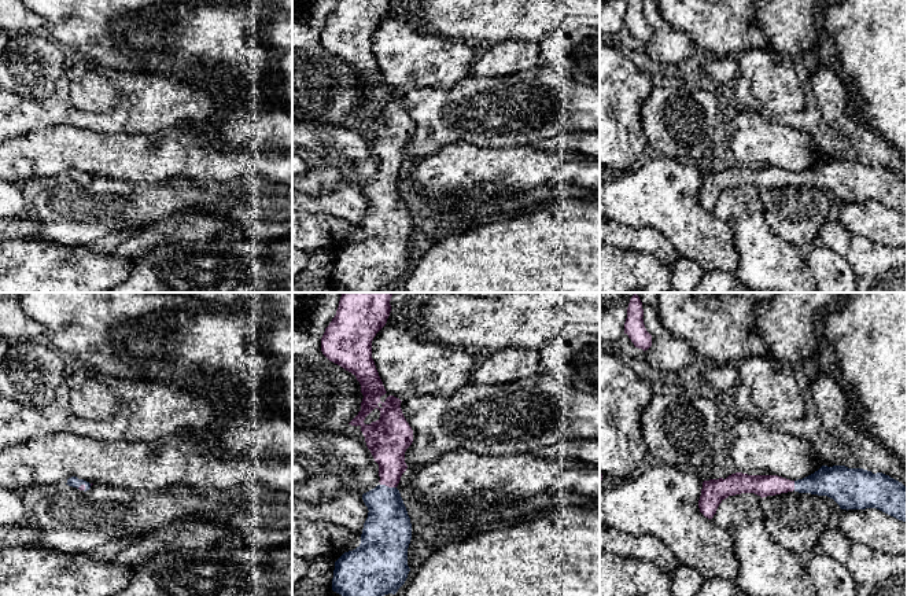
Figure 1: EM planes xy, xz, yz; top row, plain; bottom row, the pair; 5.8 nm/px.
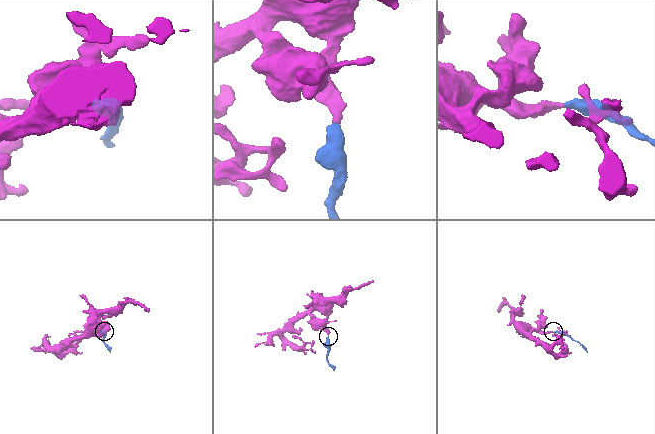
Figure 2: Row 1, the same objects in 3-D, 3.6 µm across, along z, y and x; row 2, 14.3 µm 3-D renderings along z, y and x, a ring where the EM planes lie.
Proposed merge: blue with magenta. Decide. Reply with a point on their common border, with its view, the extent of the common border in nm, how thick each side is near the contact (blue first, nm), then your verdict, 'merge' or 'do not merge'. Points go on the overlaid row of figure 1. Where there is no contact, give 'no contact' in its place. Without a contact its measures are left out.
xz (389, 488) | 100 nm | 280/220 nm | merge

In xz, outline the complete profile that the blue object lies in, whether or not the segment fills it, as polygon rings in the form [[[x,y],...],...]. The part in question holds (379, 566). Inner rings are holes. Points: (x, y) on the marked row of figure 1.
[[[343,293],[336,314],[321,338],[322,354],[329,361],[351,372],[361,385],[364,396],[361,411],[349,424],[361,427],[366,446],[379,464],[380,477],[380,483],[362,494],[369,512],[364,523],[361,544],[355,549],[344,552],[335,562],[332,591],[342,596],[395,595],[405,584],[410,571],[408,566],[408,548],[412,540],[412,523],[397,486],[408,468],[405,452],[413,442],[413,430],[402,413],[402,401],[399,398],[388,396],[384,402],[380,401],[380,397],[387,391],[372,358],[372,341],[387,323],[392,294]],[[375,408],[380,411],[380,419],[365,424],[365,417]]]

